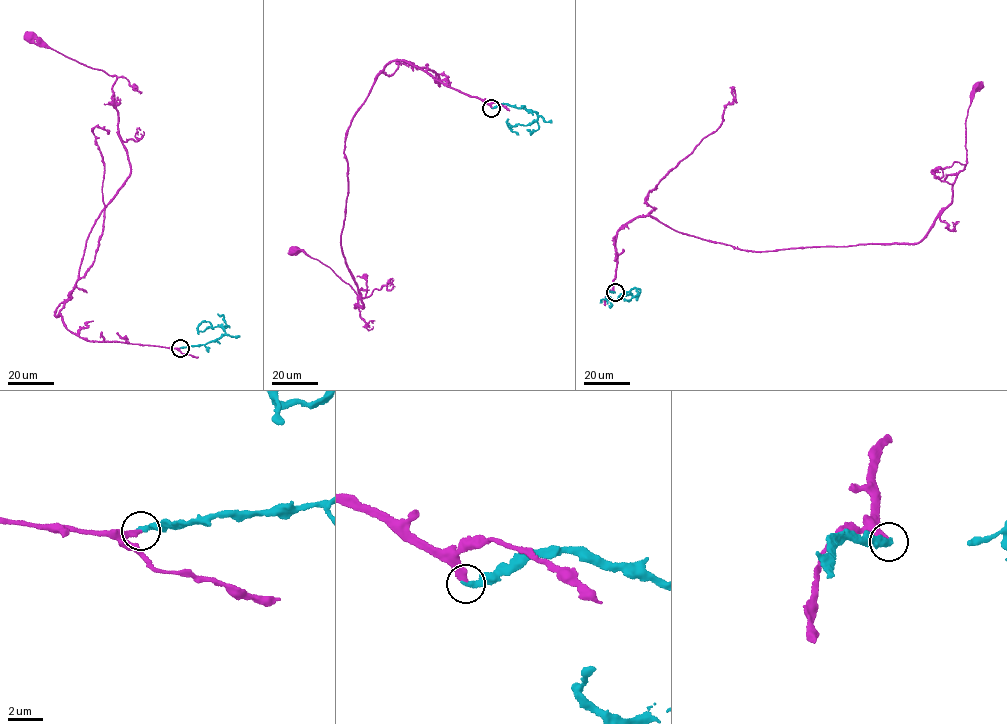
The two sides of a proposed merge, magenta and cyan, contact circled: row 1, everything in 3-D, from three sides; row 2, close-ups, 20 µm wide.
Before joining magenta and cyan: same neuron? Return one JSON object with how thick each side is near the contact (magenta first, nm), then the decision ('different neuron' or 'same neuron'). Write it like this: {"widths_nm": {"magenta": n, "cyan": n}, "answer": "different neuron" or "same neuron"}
{"widths_nm": {"magenta": 320, "cyan": 320}, "answer": "same neuron"}

